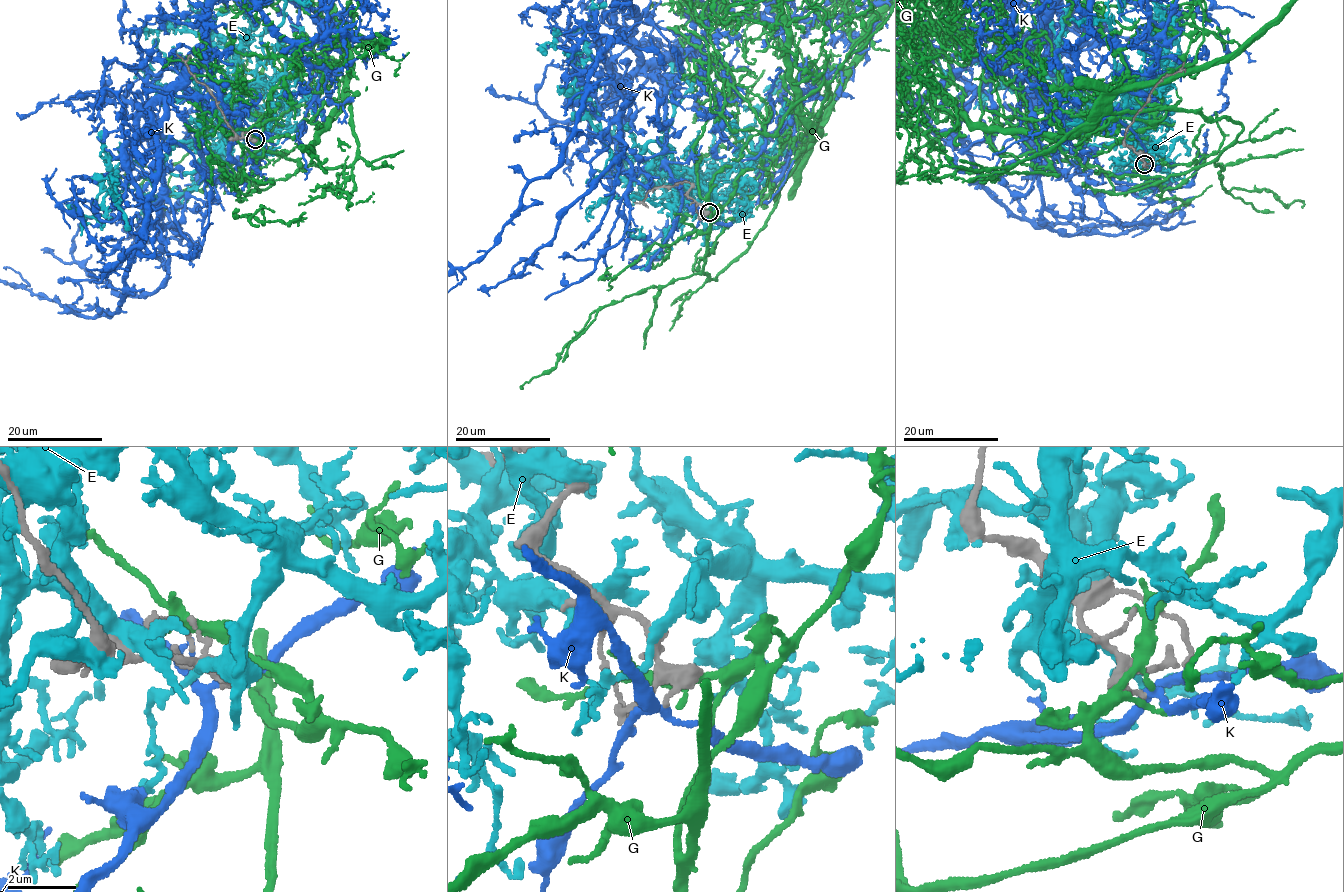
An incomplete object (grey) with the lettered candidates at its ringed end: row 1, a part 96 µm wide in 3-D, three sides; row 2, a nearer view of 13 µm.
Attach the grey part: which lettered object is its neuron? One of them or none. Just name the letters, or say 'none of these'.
G

